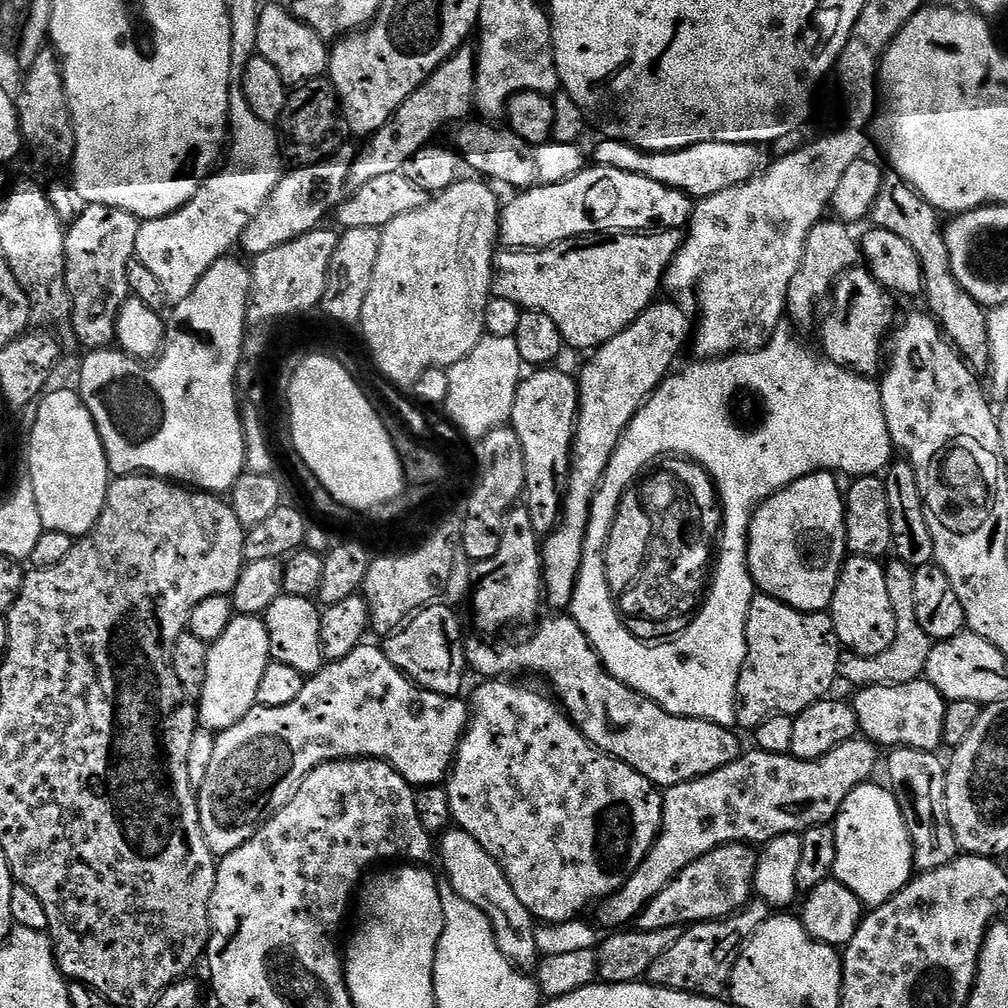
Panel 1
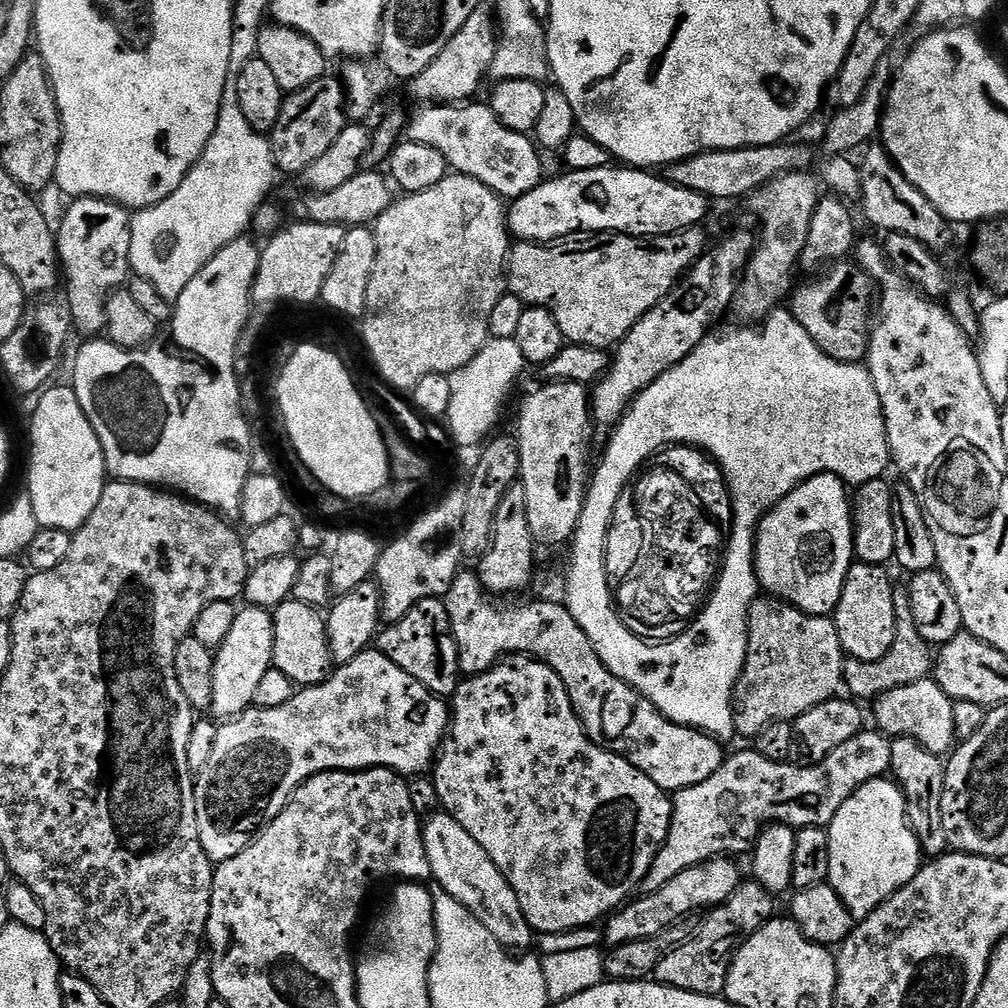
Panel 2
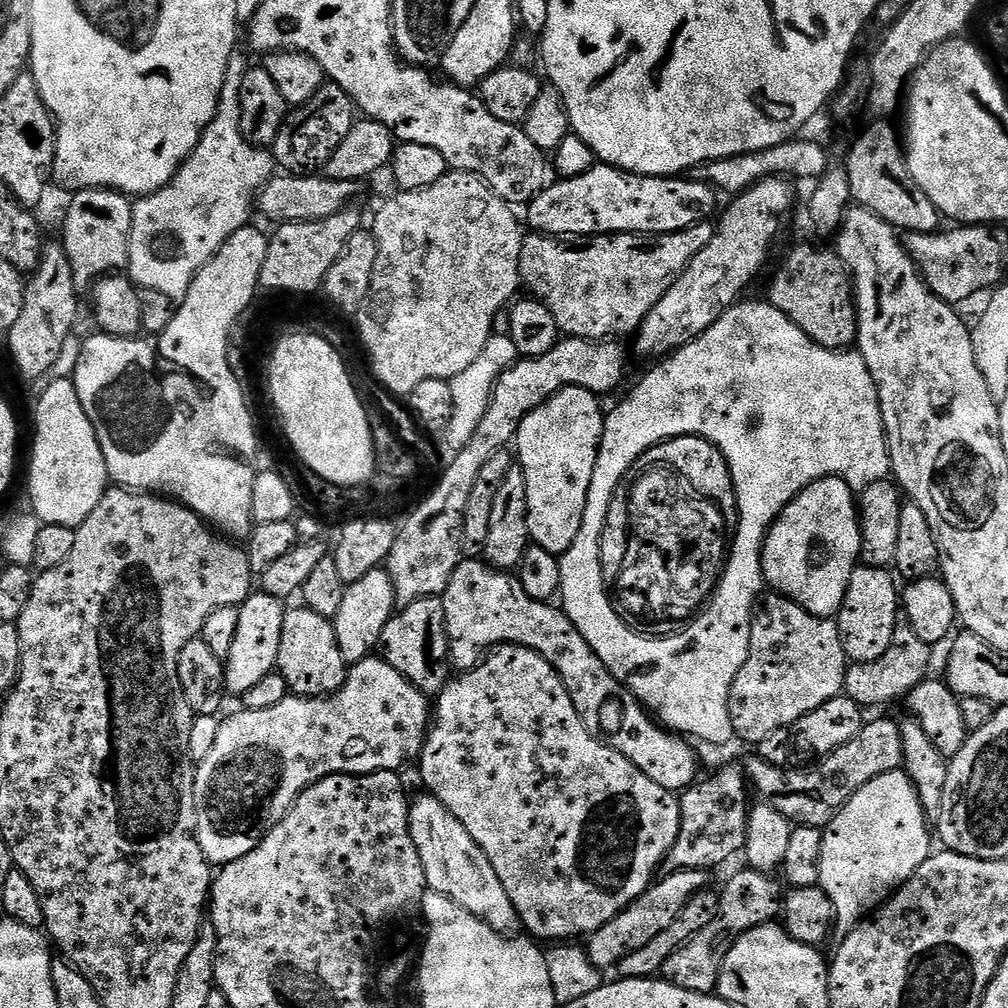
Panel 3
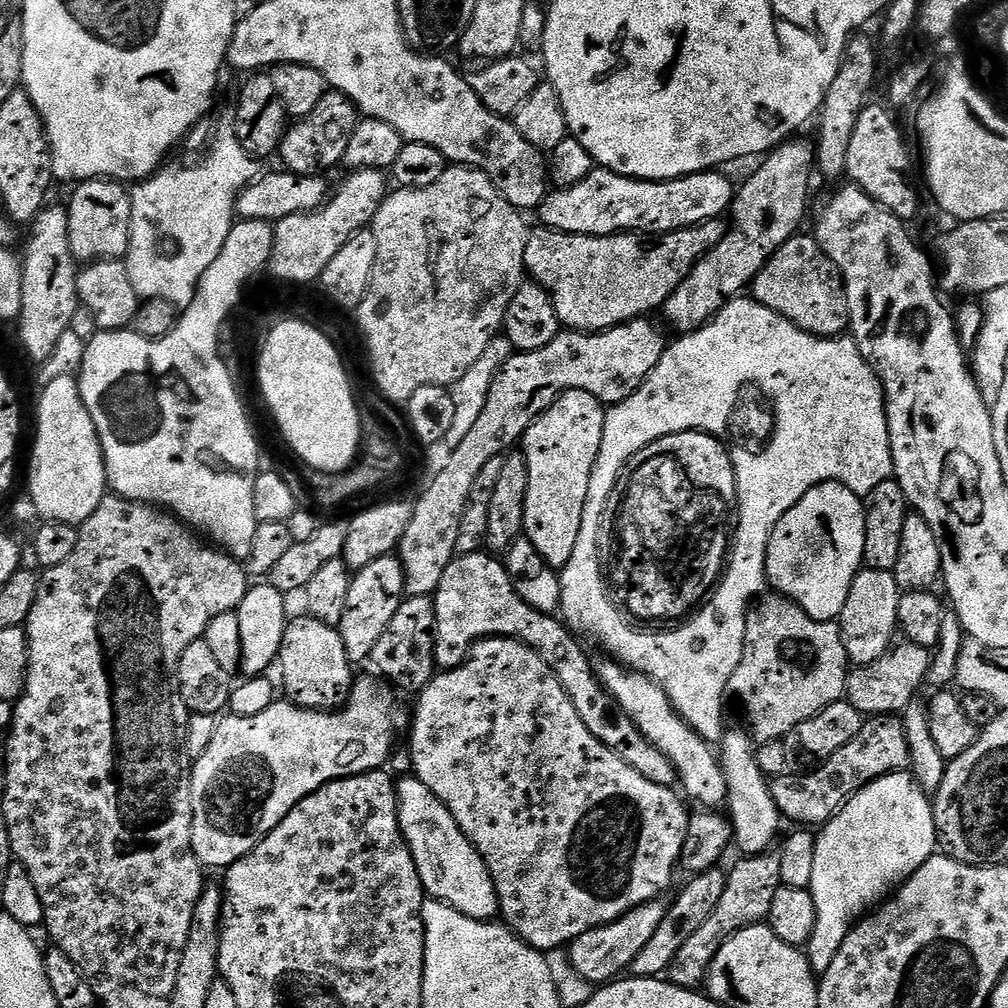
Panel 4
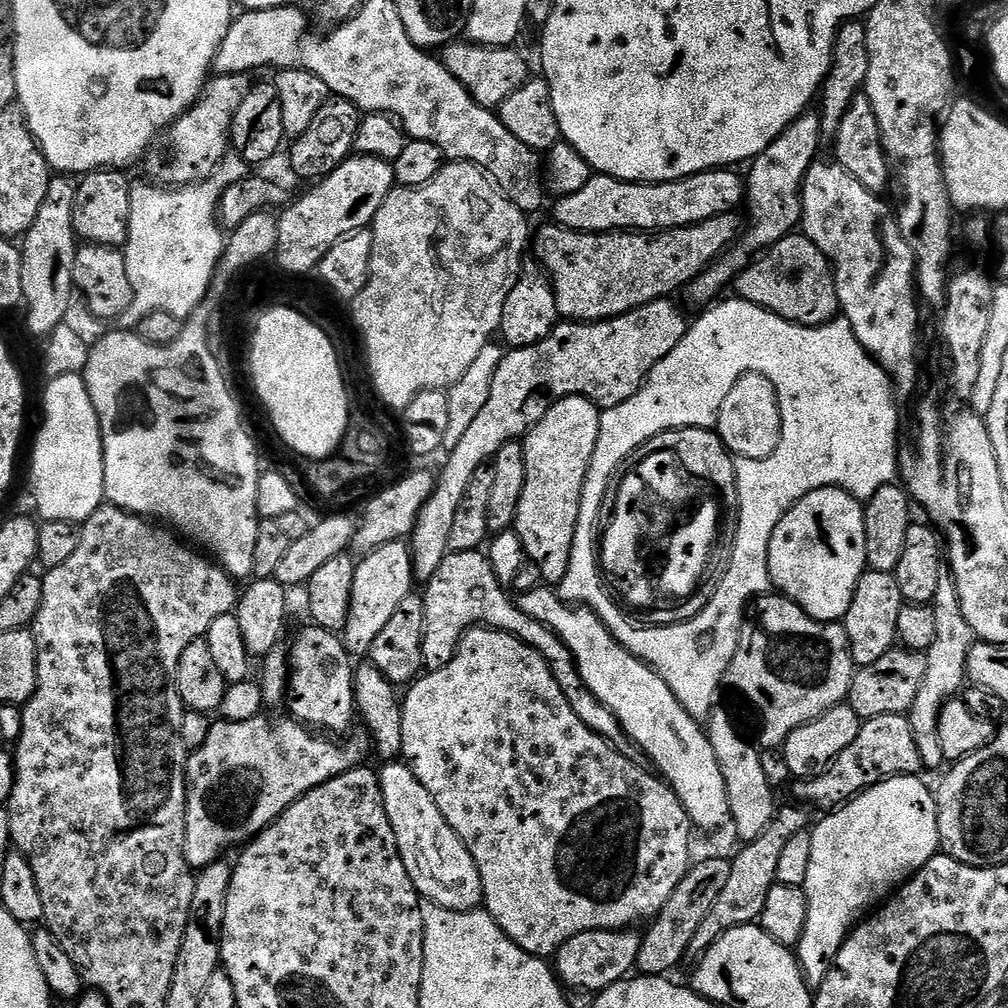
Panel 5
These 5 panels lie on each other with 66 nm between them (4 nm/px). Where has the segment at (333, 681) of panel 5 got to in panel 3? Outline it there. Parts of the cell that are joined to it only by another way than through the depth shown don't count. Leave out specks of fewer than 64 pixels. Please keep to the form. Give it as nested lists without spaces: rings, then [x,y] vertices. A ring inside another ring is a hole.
[[[297,606],[289,607],[282,622],[282,643],[278,645],[276,671],[286,682],[293,696],[331,696],[344,685],[348,668],[338,650],[335,623],[314,610]]]

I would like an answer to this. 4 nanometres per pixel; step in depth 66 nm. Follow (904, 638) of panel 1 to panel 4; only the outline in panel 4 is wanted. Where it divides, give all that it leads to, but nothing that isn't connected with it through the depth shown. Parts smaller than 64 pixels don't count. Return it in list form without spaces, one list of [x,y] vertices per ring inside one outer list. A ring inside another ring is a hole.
[[[903,638],[897,639],[886,650],[886,654],[882,654],[882,658],[853,667],[849,671],[846,689],[848,703],[868,718],[903,713],[904,707],[917,699],[916,691],[925,687],[932,657],[933,653],[929,649]]]

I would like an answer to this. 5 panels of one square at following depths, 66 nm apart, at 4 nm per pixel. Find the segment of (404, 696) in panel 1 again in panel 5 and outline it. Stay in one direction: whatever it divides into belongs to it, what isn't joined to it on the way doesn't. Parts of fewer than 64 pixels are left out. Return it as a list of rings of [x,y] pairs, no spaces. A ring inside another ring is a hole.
[[[257,718],[250,722],[227,722],[213,723],[210,734],[206,738],[206,742],[201,748],[195,749],[188,758],[188,801],[186,802],[186,842],[184,843],[184,853],[188,859],[188,865],[194,870],[206,867],[207,864],[213,864],[215,860],[221,859],[225,855],[227,848],[239,849],[241,846],[247,845],[257,834],[263,832],[264,829],[276,821],[288,807],[298,798],[302,798],[310,790],[314,790],[318,786],[322,786],[326,781],[338,778],[342,774],[346,774],[352,768],[359,768],[365,763],[364,755],[370,752],[370,744],[367,739],[364,740],[348,740],[345,744],[335,744],[335,739],[329,738],[324,734],[317,734],[315,731],[309,730],[305,725],[291,719],[283,718],[277,724],[267,724],[264,718]]]

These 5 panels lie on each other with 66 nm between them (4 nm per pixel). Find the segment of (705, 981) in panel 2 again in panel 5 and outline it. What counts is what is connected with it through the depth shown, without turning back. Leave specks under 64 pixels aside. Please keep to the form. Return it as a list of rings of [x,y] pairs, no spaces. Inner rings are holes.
[[[795,803],[788,804],[777,811],[776,817],[758,834],[758,838],[747,841],[743,845],[737,856],[731,857],[732,865],[730,874],[726,878],[726,886],[722,894],[718,894],[718,899],[714,901],[714,907],[711,908],[710,914],[706,914],[706,919],[702,921],[702,926],[698,926],[694,939],[688,947],[687,959],[692,962],[699,961],[701,956],[722,938],[730,930],[738,926],[757,923],[762,914],[762,909],[766,906],[766,898],[770,895],[770,890],[775,886],[776,875],[778,874],[778,861],[782,855],[782,849],[794,838],[794,834],[807,832],[810,828],[808,824],[809,809],[804,806],[797,806]]]

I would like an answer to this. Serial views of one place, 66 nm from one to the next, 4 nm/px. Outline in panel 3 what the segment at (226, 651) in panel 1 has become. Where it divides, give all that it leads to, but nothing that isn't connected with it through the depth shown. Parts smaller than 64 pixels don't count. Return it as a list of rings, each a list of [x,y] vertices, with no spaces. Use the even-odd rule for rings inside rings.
[[[263,590],[257,591],[239,605],[238,630],[234,637],[234,647],[230,649],[227,660],[224,661],[226,686],[229,693],[236,698],[242,698],[262,678],[276,671],[278,662],[278,645],[282,643],[282,622],[286,611],[285,605],[272,596],[267,596]]]

